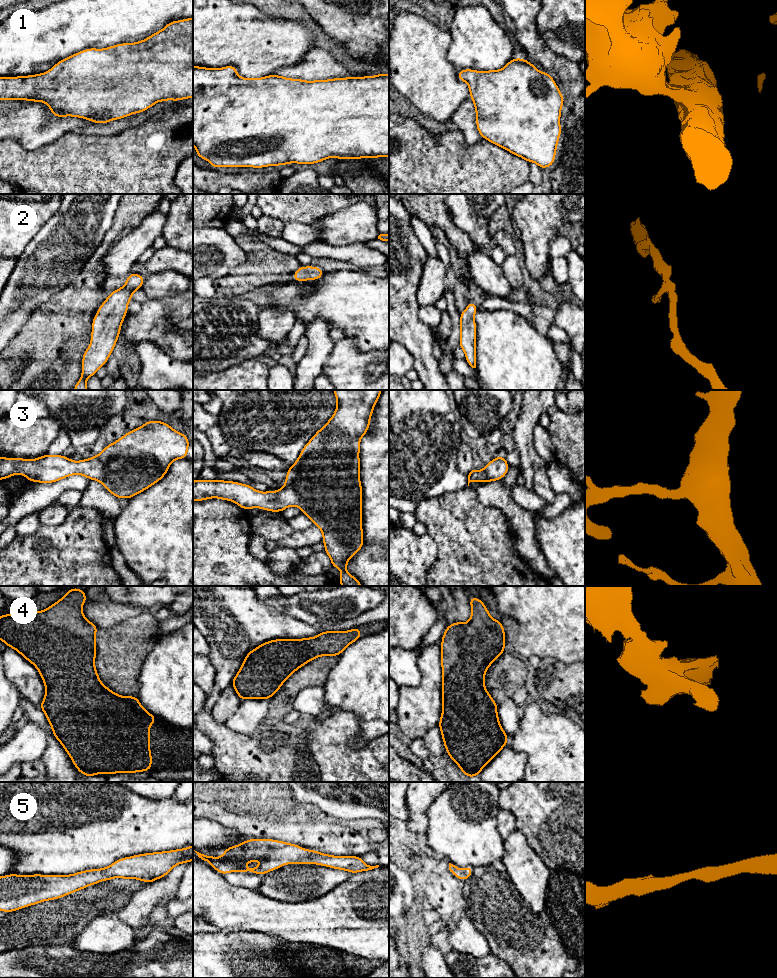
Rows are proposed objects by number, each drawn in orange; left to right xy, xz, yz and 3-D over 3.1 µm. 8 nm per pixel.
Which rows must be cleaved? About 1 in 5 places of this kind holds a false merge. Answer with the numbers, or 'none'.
none

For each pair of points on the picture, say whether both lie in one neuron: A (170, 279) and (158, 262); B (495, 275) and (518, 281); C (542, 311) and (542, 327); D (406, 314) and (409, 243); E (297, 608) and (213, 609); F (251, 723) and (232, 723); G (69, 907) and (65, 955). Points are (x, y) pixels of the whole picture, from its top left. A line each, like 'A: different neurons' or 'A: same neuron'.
A: different neurons
B: different neurons
C: same neuron
D: same neuron
E: different neurons
F: same neuron
G: different neurons

